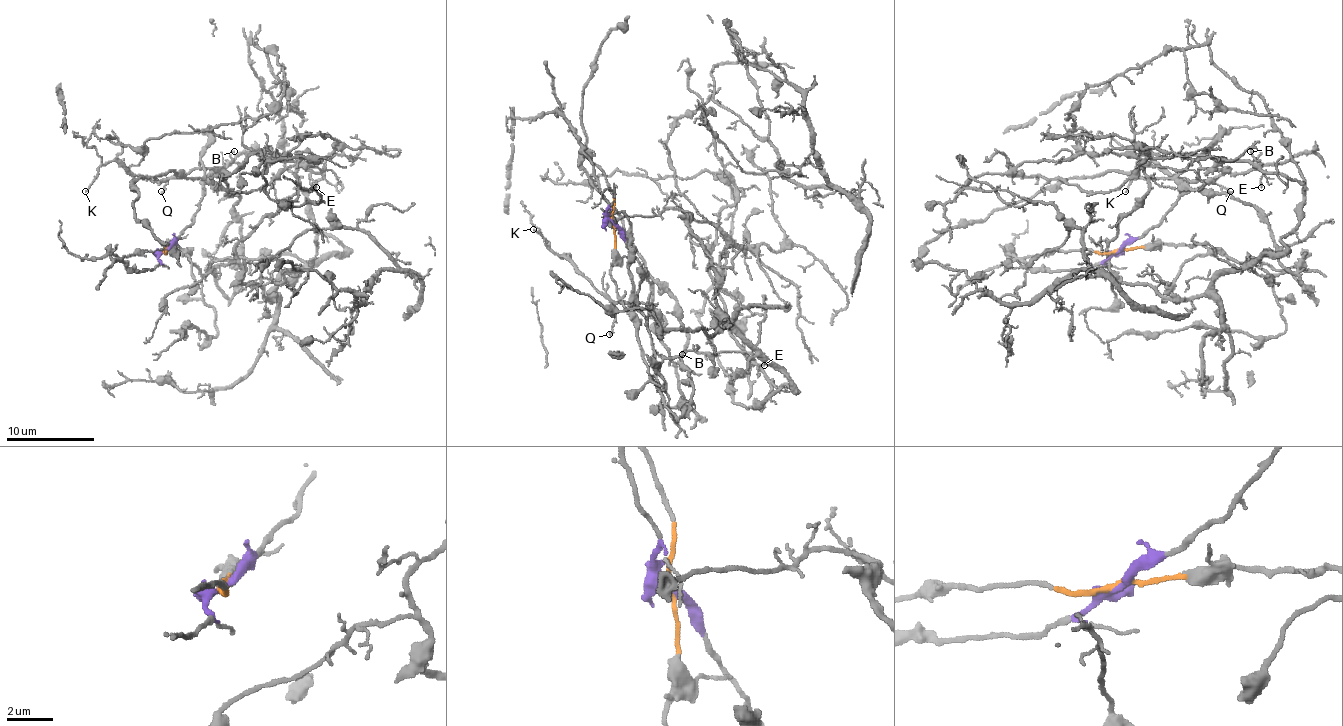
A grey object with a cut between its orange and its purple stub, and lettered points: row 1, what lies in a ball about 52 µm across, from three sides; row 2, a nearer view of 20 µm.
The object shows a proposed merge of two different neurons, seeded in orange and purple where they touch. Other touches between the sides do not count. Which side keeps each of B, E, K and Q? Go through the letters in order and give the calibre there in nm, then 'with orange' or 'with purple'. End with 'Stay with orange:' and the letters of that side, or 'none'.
B: calibre 130 nm; with purple
E: calibre 110 nm; with orange
K: calibre 100 nm; with purple
Q: calibre 130 nm; with purple
Stay with orange: E

